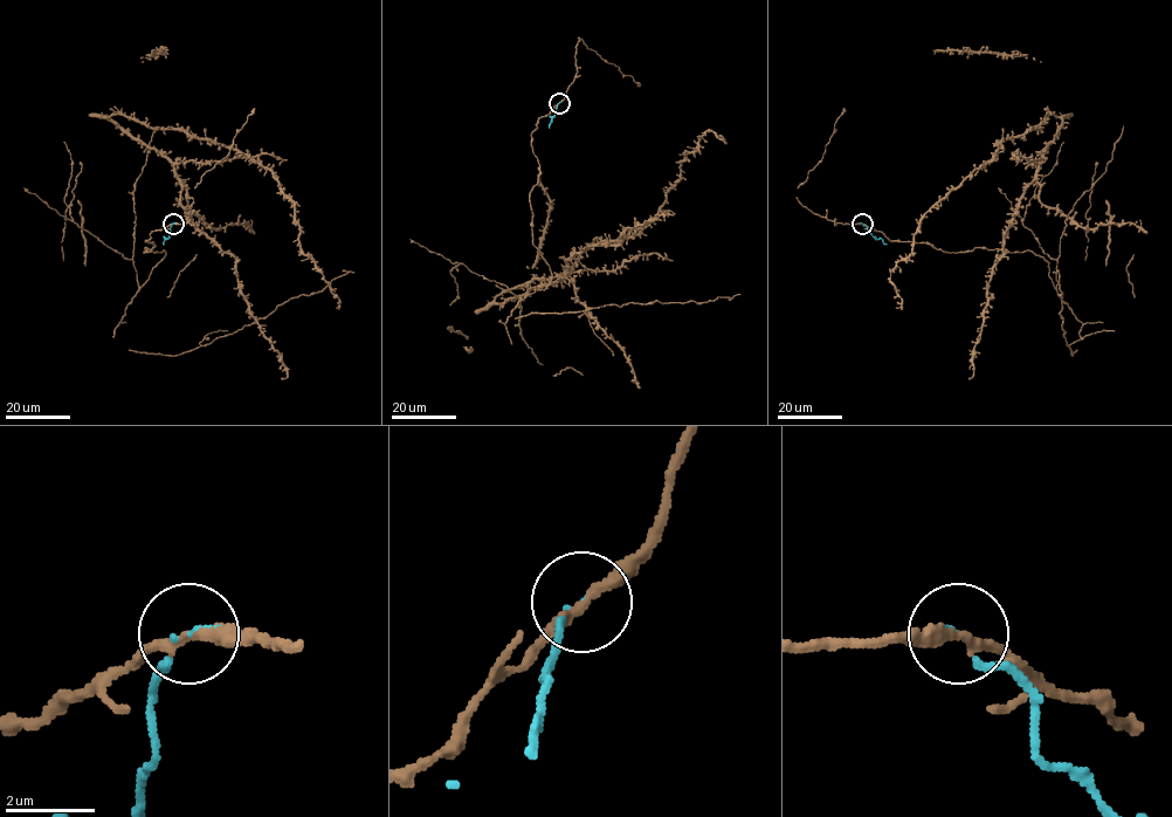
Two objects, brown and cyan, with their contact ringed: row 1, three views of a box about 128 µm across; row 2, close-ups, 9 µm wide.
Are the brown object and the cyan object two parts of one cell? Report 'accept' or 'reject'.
reject

